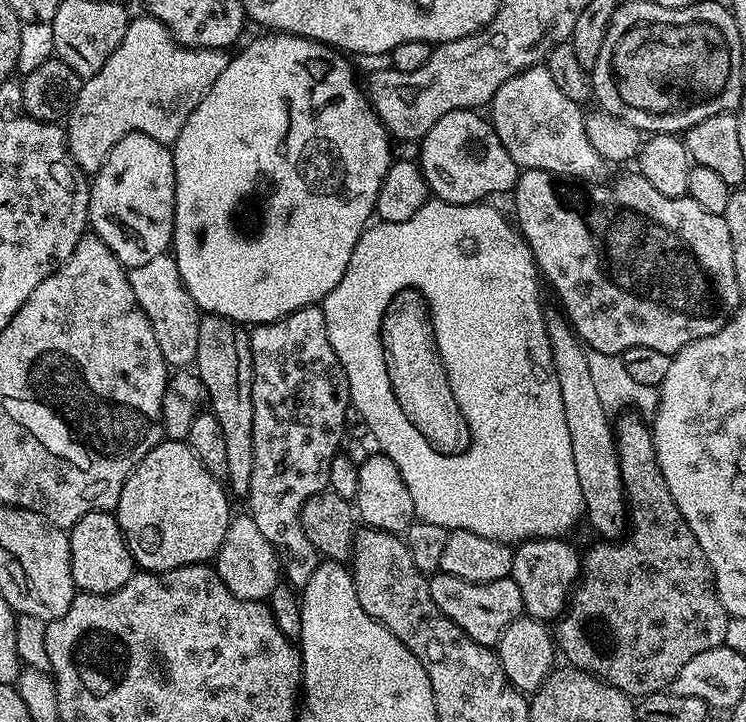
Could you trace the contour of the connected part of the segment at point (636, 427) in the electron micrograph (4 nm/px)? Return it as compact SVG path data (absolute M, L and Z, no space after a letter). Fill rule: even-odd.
M624 414L619 419L614 424L616 454L620 458L620 477L631 531L619 542L596 542L600 544L583 553L582 575L564 615L555 625L554 643L559 655L563 659L565 656L571 667L581 668L613 684L628 696L643 698L665 691L678 670L682 670L690 658L702 654L702 650L721 647L730 617L718 598L710 562L706 554L702 554L694 530L690 530L674 498L670 498L670 486L666 486L666 478L662 478L658 466L651 427L645 421L643 424L636 414Z

